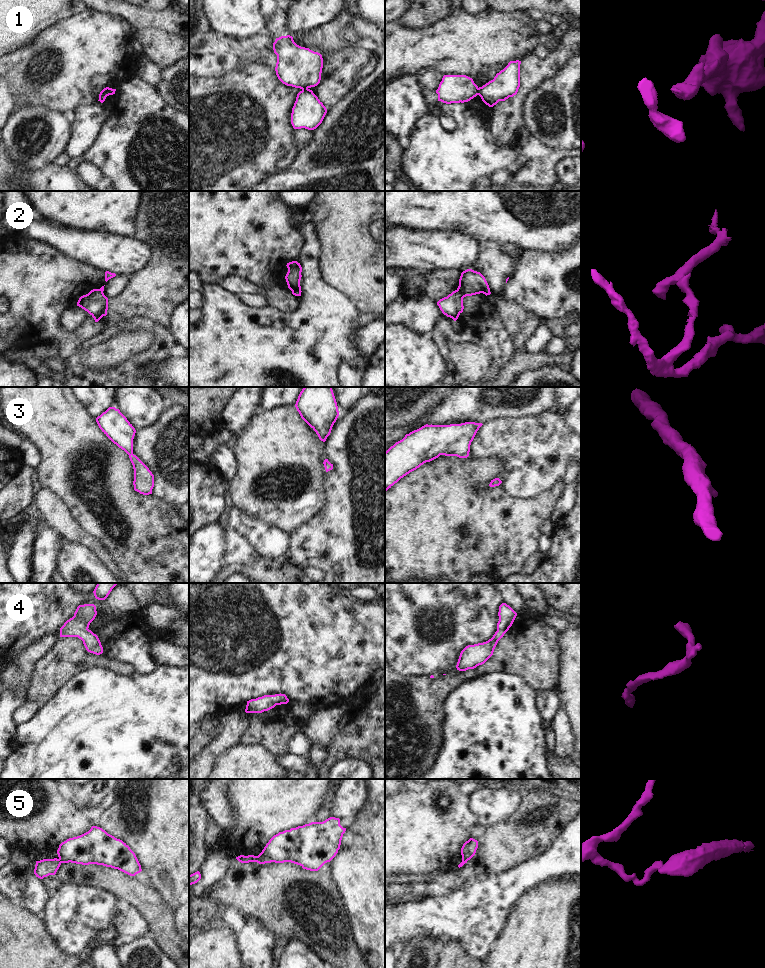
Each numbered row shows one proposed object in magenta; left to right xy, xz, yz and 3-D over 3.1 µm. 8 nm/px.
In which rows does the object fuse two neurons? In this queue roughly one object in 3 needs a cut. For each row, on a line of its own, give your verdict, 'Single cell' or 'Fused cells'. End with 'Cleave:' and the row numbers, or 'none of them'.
1: Fused cells
2: Fused cells
3: Single cell
4: Single cell
5: Fused cells
Cleave: 1, 2, 5

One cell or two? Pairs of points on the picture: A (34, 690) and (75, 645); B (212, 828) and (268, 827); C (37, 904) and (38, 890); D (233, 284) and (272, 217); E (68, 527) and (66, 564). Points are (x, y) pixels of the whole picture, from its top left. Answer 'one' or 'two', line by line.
A: one
B: two
C: one
D: two
E: two

